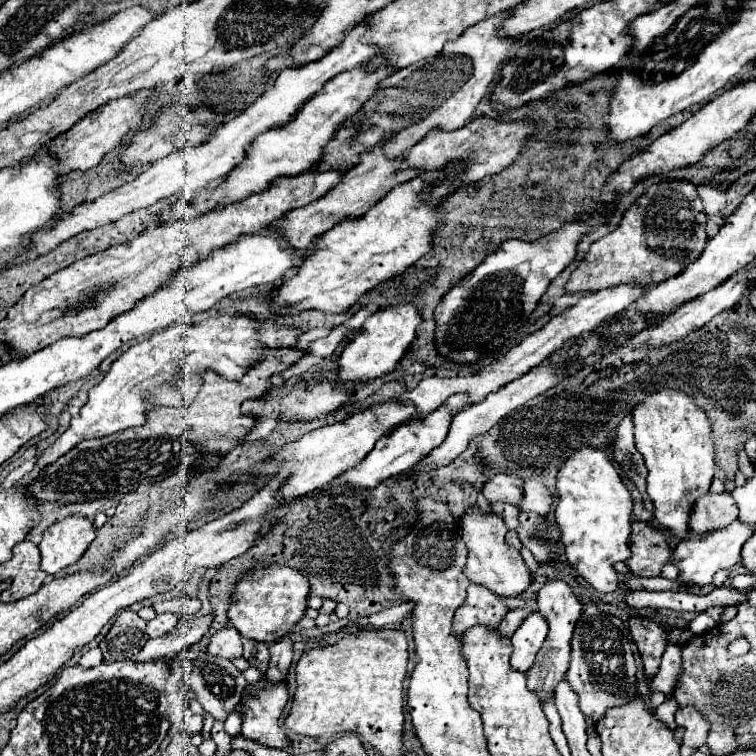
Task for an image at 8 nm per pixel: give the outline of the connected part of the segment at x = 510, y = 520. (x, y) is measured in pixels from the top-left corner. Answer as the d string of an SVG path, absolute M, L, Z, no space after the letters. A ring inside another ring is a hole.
M496 502L491 505L491 509L504 518L504 522L506 522L509 530L518 526L519 511L516 507L505 502Z

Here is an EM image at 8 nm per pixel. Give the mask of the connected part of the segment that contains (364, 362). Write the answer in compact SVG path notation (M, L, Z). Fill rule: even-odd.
M396 302L368 316L362 330L346 344L340 356L338 378L342 382L366 382L394 370L406 348L412 344L420 322L422 314L418 314L418 308L412 302Z

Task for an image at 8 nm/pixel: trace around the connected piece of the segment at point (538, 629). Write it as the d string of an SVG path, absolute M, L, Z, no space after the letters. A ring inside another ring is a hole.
M540 612L528 614L512 636L512 648L514 648L512 658L510 658L512 668L526 672L532 666L546 634L548 634L546 618L542 618Z

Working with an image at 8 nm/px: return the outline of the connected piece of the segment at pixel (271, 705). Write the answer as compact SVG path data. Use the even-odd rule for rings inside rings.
M268 678L264 682L264 686L262 682L250 684L242 694L242 734L266 746L286 748L290 738L278 726L278 718L288 702L286 682L270 682Z

